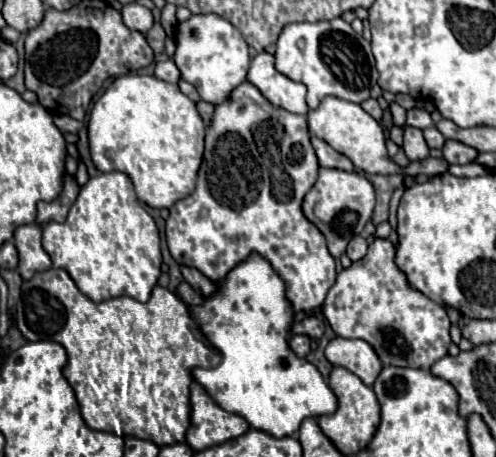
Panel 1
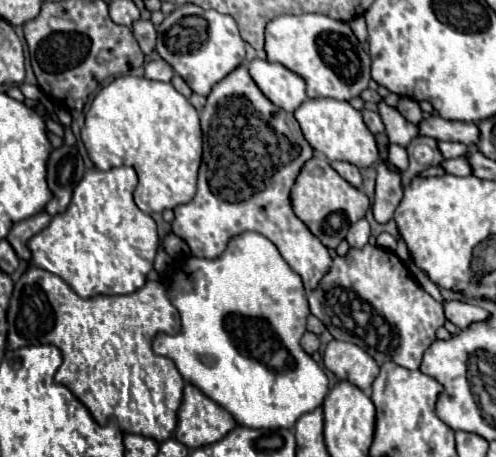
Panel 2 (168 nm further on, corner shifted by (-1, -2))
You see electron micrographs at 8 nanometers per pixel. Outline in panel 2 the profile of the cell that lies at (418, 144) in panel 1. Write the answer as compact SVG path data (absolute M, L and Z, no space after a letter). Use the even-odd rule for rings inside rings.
M384 100L378 102L378 114L384 122L386 136L390 142L400 144L400 146L408 146L410 140L418 136L418 128L414 124L410 124L396 108L388 106Z

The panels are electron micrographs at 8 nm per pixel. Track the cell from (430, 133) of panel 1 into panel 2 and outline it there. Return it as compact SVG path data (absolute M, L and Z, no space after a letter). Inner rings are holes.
M440 142L440 152L444 154L444 158L458 158L464 156L470 148L466 144L454 144L454 142Z

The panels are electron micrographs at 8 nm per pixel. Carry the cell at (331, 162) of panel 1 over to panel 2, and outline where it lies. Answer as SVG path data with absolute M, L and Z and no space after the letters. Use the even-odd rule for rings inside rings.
M332 162L332 168L346 180L350 182L354 188L360 188L362 186L362 176L360 176L360 170L350 164L350 162Z

